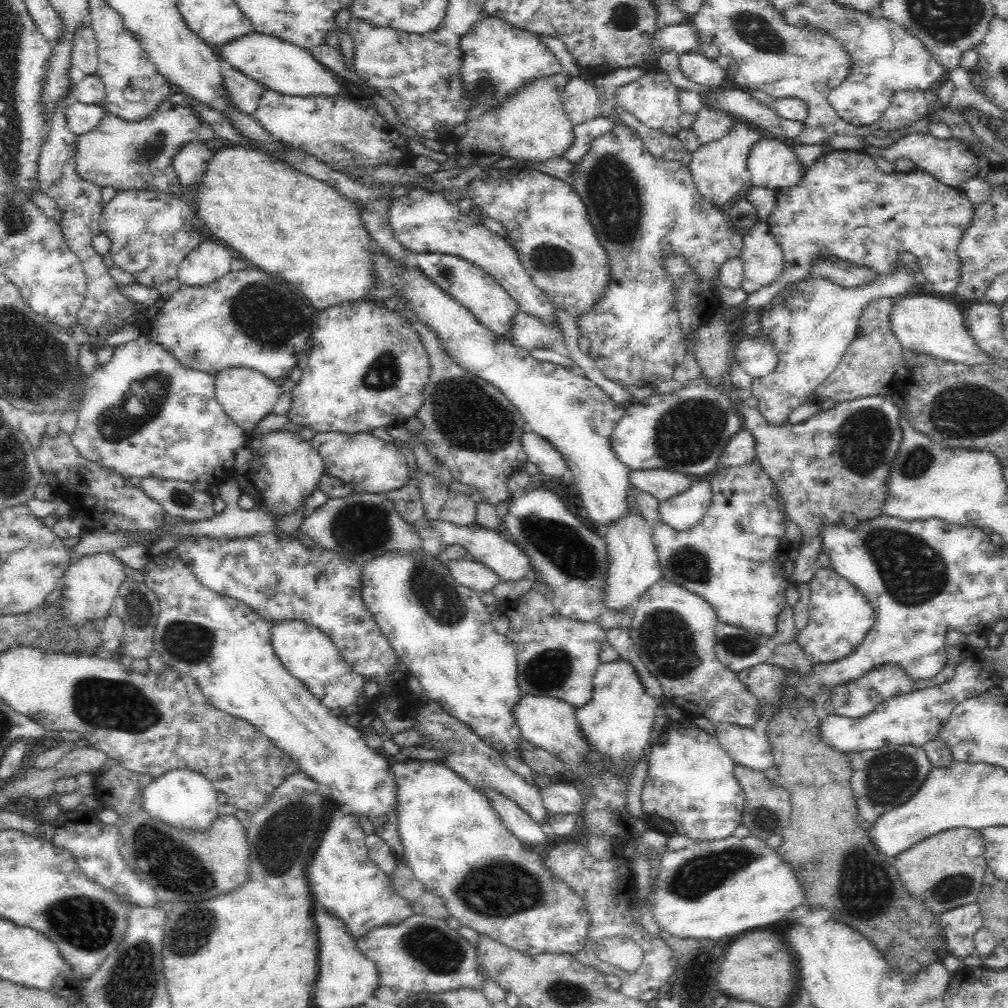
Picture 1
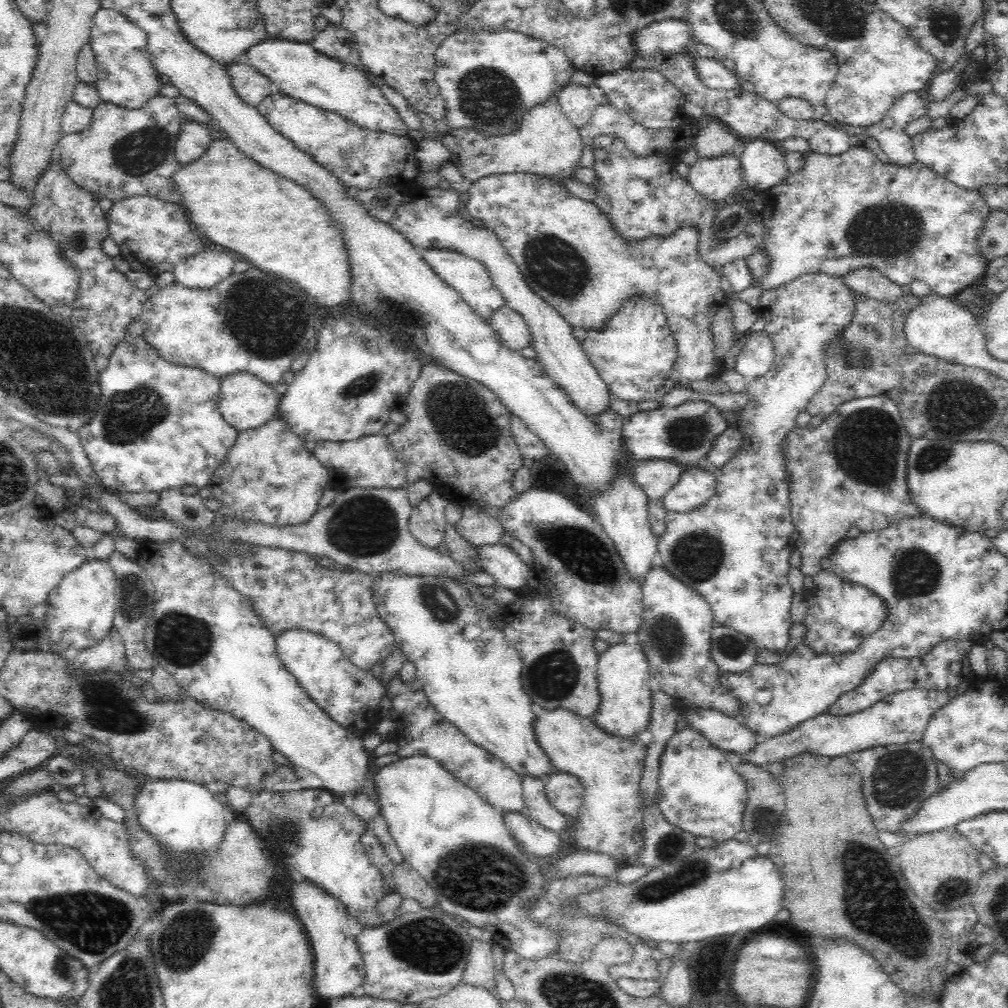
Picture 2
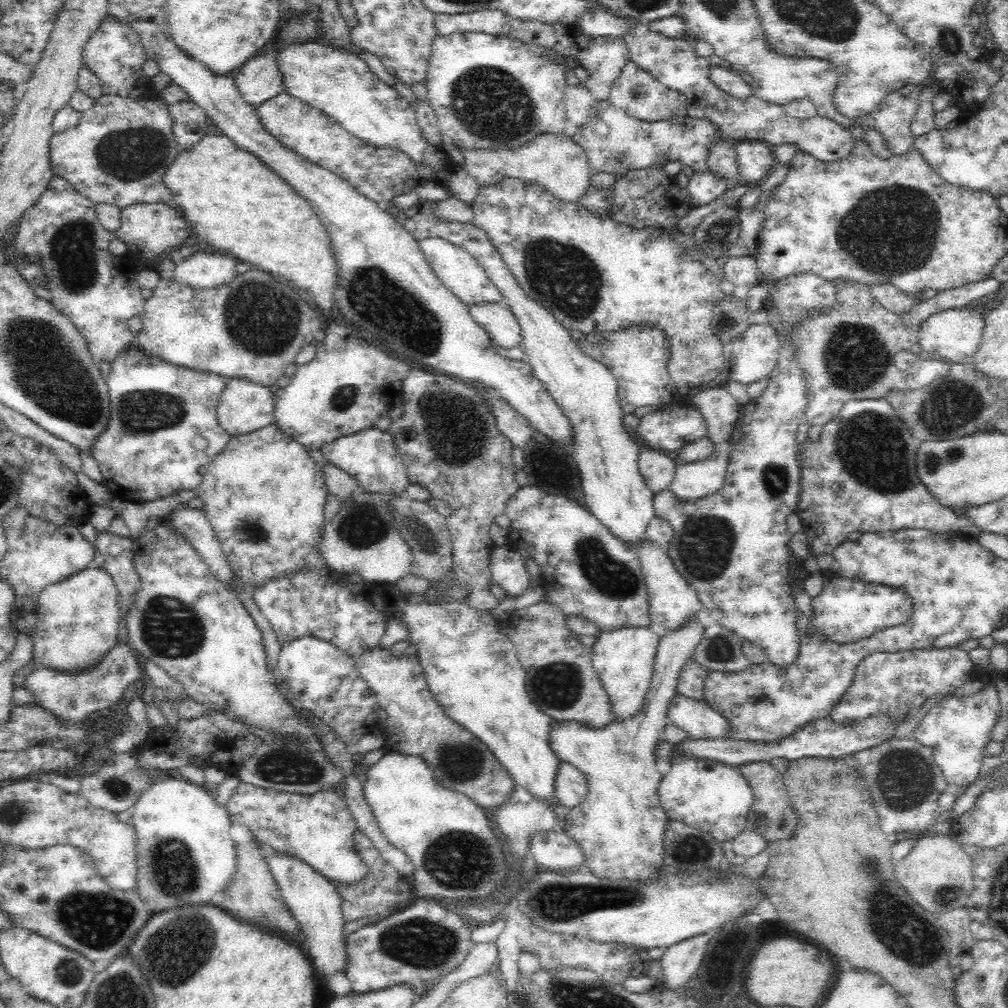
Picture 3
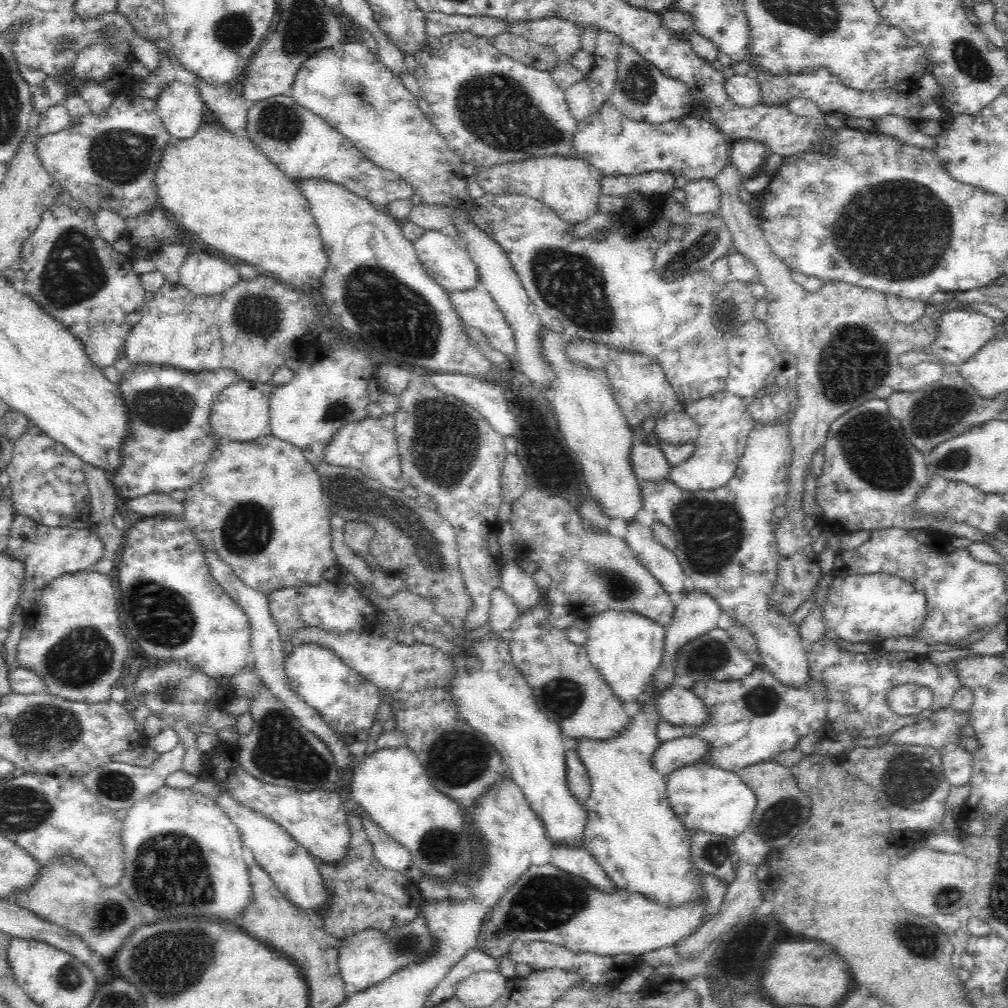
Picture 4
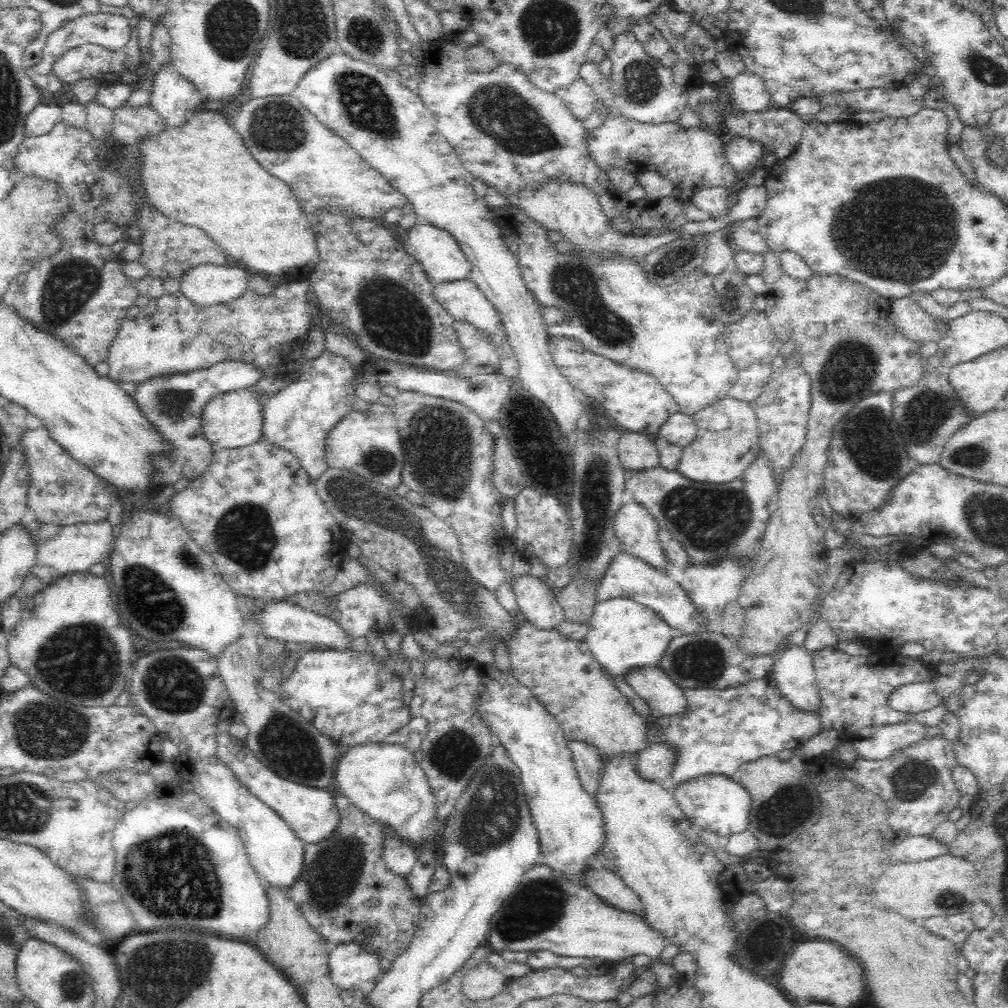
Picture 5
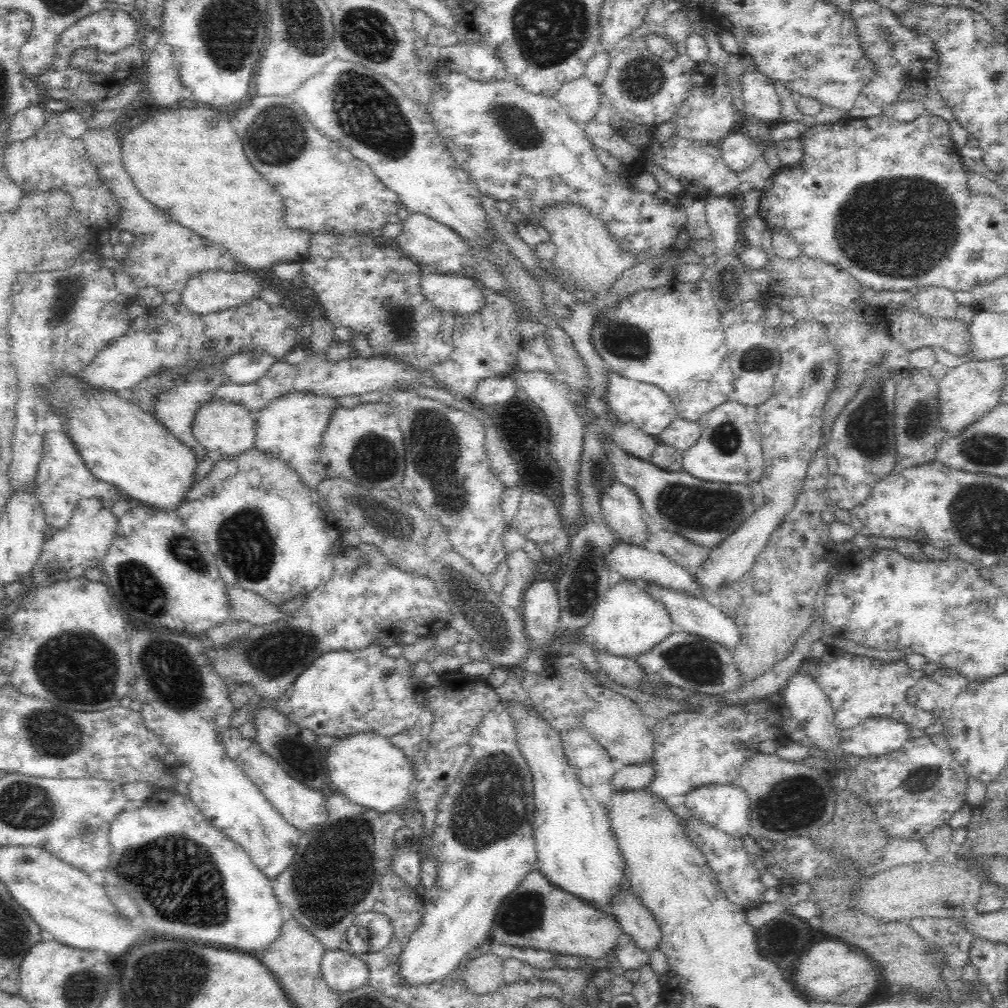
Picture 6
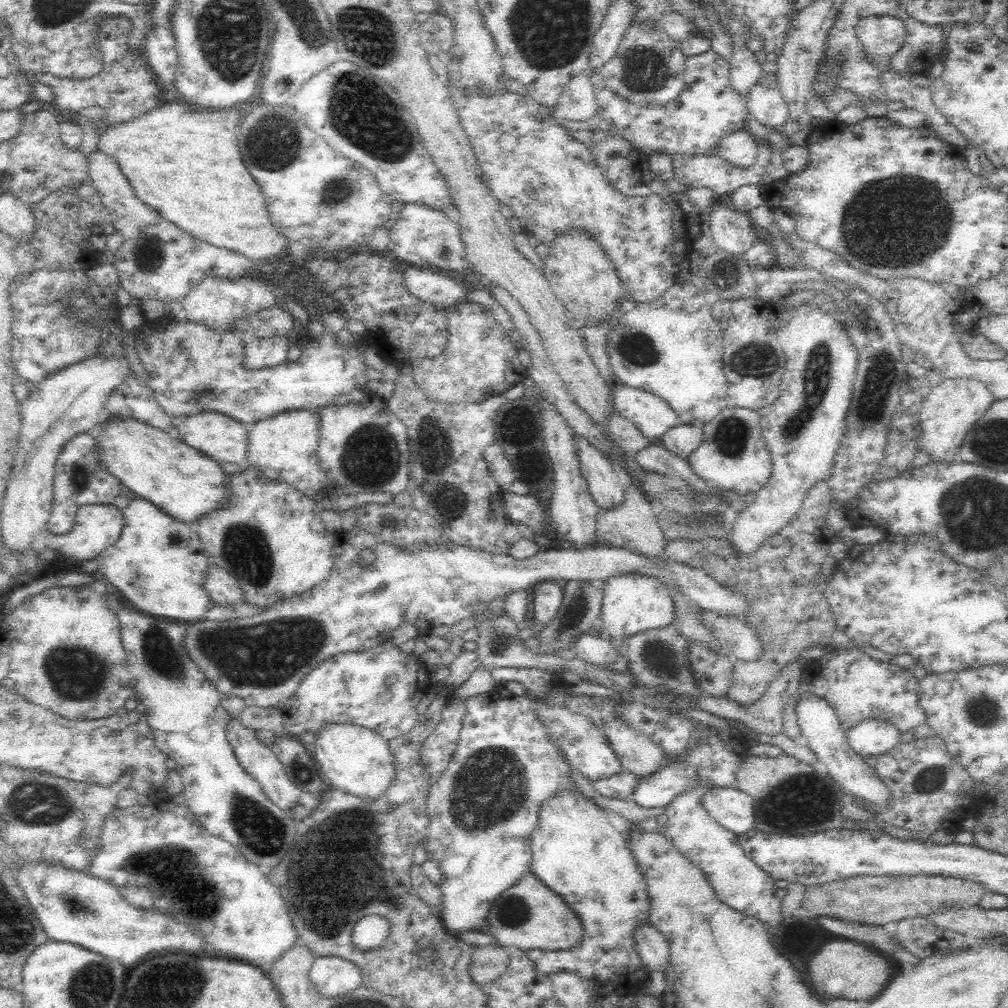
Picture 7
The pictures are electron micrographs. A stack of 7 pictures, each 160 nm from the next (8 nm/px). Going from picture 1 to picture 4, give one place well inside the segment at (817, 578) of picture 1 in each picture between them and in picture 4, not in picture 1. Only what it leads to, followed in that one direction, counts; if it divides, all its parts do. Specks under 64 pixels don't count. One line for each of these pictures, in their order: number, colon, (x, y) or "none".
2: (840, 614)
3: (848, 610)
4: (860, 607)

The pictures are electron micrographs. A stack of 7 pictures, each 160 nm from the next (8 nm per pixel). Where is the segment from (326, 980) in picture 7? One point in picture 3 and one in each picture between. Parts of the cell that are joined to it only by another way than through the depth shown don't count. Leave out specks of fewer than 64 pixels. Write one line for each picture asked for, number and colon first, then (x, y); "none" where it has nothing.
3: (425, 940)
4: (364, 959)
5: (349, 965)
6: (343, 972)

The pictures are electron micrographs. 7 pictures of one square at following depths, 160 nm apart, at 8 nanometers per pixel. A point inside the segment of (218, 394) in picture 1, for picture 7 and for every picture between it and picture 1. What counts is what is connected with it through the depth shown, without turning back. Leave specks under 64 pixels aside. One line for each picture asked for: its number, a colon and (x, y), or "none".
2: (246, 403)
3: (244, 407)
4: (241, 414)
5: (230, 421)
6: (224, 430)
7: (218, 437)

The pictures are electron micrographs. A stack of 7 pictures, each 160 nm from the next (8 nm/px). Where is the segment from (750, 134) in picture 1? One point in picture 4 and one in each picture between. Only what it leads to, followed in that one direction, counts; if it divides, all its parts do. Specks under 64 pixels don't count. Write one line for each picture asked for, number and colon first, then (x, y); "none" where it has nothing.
2: (715, 179)
3: (703, 188)
4: (702, 196)

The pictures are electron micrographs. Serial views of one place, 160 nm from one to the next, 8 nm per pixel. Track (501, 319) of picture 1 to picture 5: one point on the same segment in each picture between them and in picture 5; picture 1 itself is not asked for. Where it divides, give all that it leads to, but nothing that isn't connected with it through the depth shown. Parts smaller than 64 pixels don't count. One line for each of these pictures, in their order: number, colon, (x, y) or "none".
2: (469, 277)
3: (461, 273)
4: (444, 257)
5: (440, 255)

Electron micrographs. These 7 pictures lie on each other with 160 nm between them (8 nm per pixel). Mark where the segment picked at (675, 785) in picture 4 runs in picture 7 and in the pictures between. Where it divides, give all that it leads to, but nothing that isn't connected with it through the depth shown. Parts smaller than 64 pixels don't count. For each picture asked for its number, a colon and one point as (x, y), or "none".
5: (715, 803)
6: (727, 806)
7: (733, 809)

